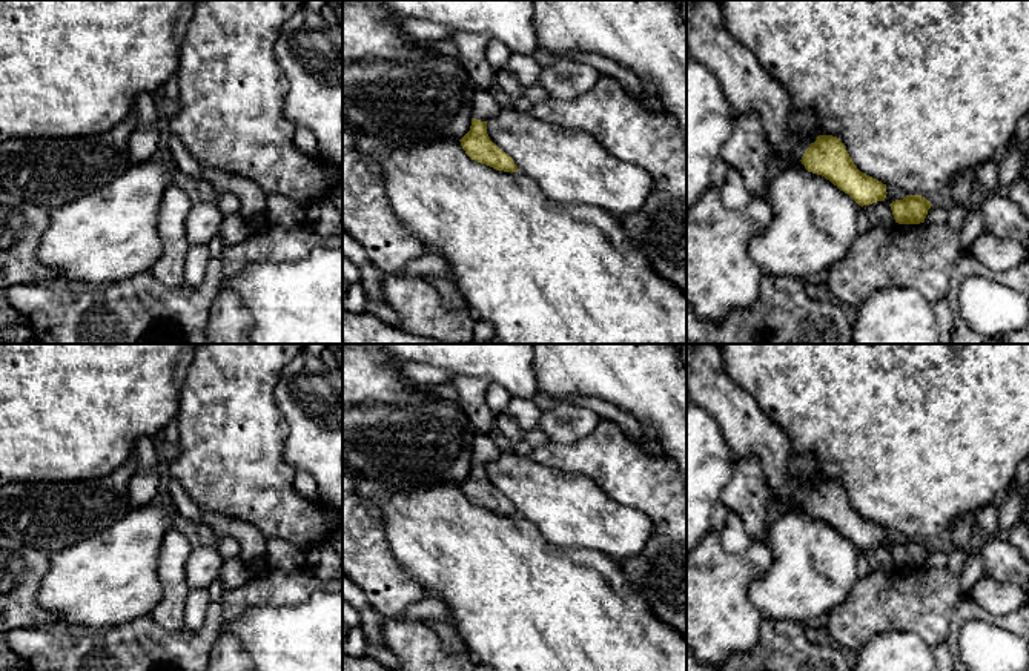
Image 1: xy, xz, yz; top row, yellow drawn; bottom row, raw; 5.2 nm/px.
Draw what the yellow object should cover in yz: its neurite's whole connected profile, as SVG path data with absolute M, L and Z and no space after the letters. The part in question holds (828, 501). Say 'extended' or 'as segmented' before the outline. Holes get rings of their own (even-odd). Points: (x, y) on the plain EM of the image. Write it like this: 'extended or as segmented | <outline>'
extended | M687 344L687 392L696 404L716 418L733 454L757 458L760 471L773 493L788 504L800 504L808 516L825 521L862 551L885 545L886 528L860 516L840 482L822 479L817 471L819 481L811 487L803 476L789 474L788 464L792 448L788 435L765 415L757 401L743 387L730 378L717 344Z

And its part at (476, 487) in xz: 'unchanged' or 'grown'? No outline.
grown

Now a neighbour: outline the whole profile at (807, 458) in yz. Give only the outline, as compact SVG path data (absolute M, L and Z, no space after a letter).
M811 453L792 454L788 464L789 474L808 481L809 488L817 484L819 464Z

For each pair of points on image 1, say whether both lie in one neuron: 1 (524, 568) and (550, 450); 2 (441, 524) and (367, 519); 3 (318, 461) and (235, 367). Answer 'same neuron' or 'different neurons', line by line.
1: different neurons
2: different neurons
3: different neurons

